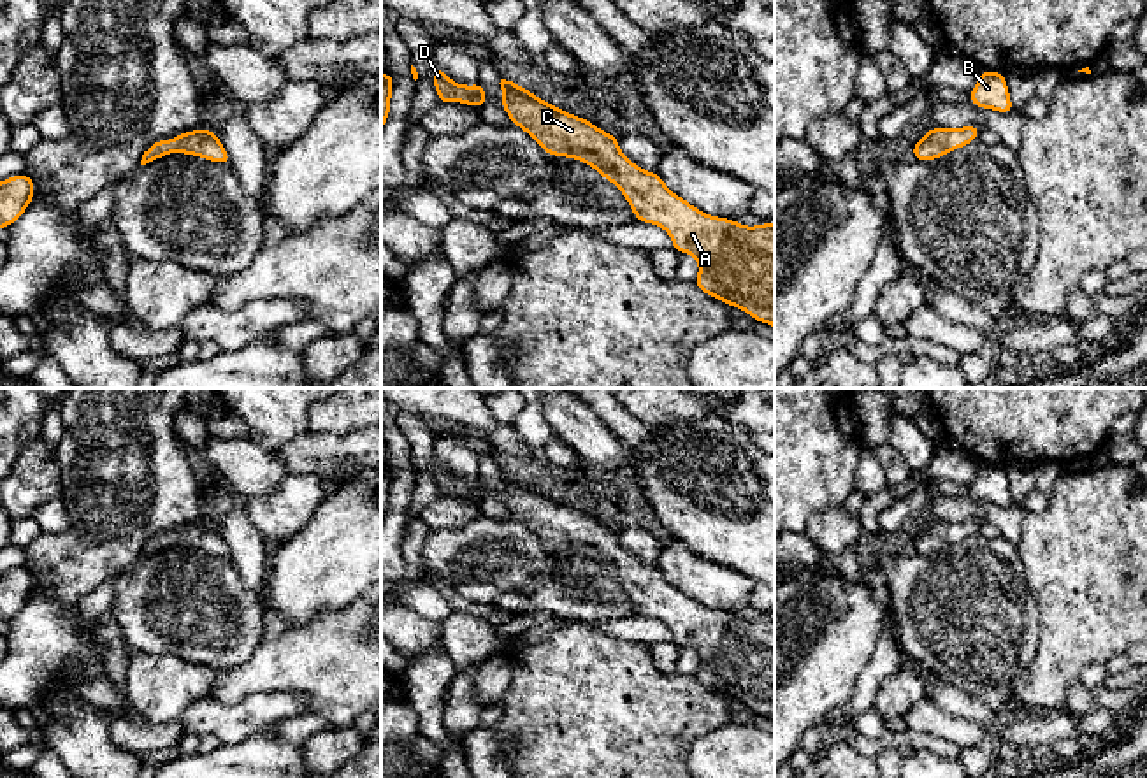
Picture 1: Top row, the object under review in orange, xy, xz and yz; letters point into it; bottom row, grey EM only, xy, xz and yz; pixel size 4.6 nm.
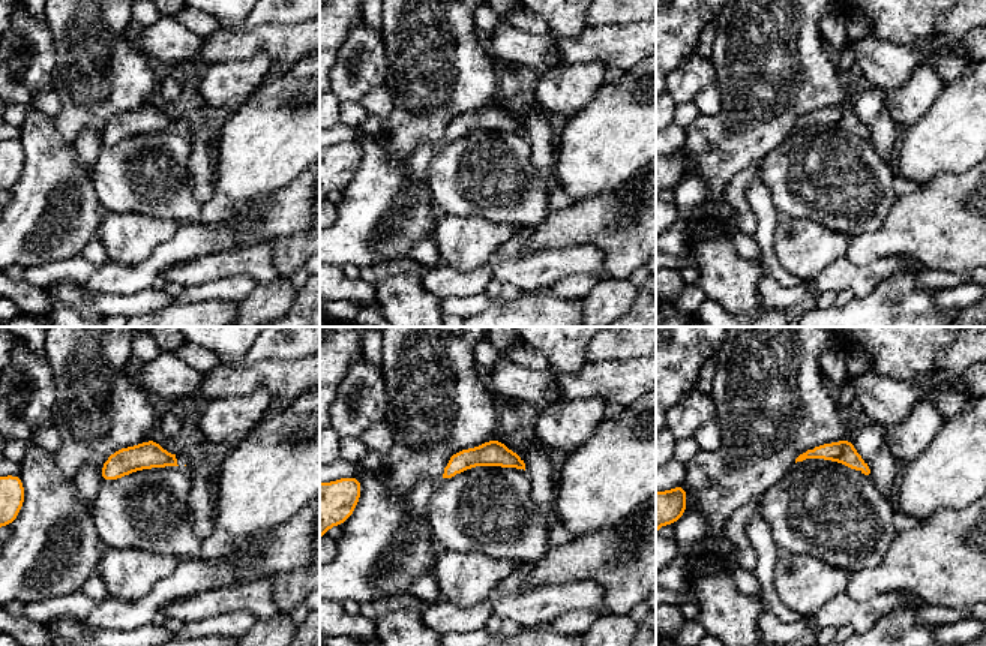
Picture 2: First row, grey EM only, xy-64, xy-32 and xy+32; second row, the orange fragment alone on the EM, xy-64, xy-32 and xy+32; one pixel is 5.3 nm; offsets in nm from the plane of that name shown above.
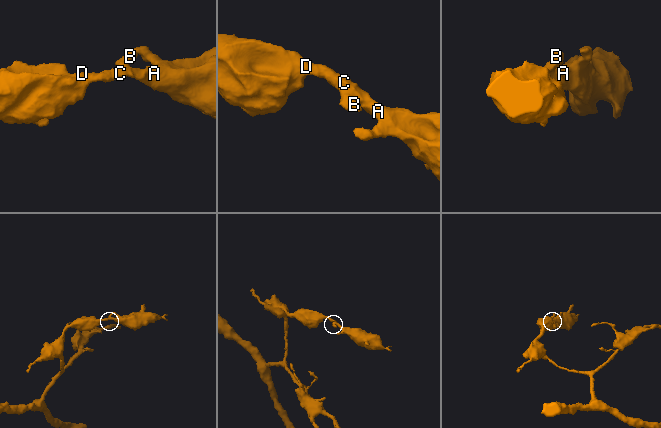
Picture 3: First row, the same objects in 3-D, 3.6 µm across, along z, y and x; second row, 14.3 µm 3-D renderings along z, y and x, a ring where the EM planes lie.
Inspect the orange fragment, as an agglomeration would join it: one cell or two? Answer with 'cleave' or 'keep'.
keep

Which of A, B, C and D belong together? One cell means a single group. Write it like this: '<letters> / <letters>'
A B C D

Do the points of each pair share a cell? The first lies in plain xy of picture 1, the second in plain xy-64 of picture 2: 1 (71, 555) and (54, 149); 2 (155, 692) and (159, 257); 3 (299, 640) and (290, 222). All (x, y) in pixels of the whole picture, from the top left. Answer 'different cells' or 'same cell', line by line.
1: different cells
2: different cells
3: different cells

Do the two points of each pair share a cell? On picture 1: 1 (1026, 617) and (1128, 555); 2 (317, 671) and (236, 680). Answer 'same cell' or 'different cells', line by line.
1: different cells
2: same cell

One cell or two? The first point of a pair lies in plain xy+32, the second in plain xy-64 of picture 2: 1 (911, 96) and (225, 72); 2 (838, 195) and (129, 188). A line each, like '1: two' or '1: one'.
1: one
2: one

